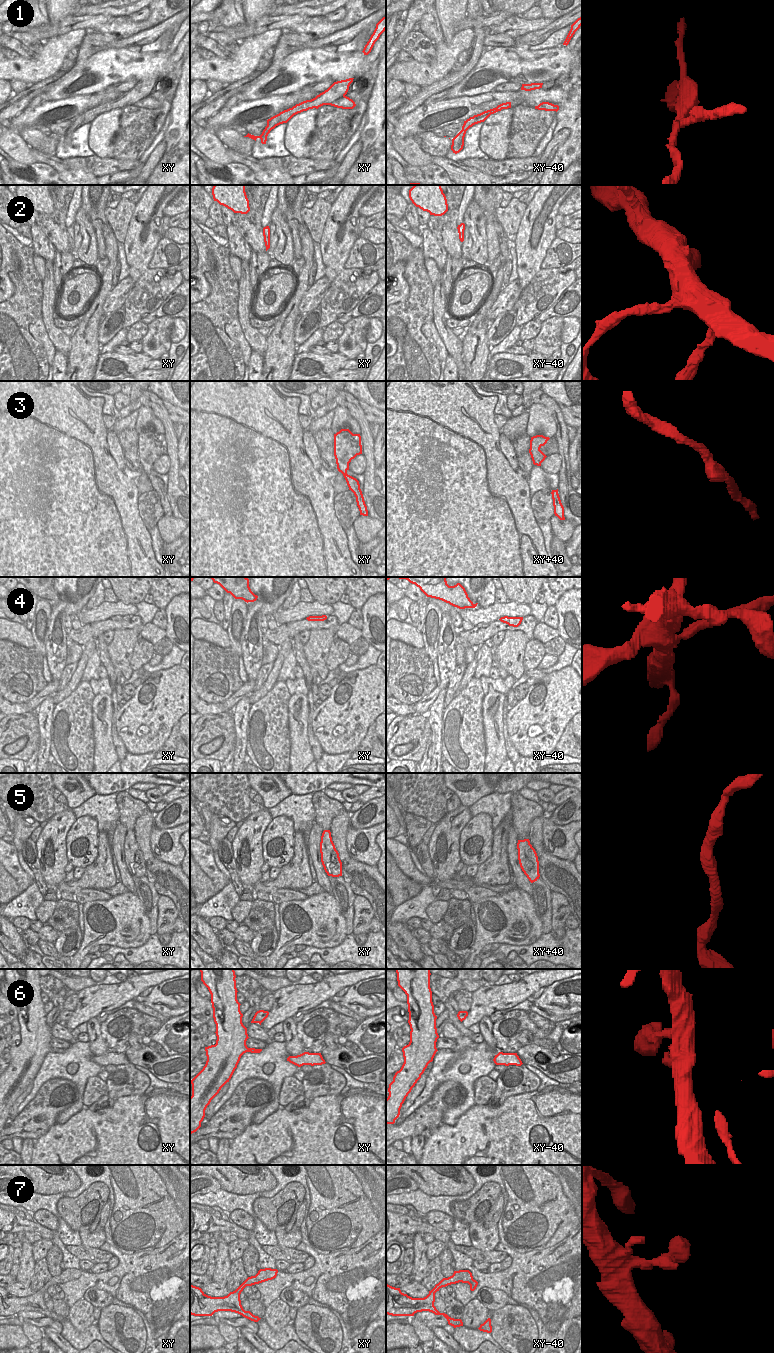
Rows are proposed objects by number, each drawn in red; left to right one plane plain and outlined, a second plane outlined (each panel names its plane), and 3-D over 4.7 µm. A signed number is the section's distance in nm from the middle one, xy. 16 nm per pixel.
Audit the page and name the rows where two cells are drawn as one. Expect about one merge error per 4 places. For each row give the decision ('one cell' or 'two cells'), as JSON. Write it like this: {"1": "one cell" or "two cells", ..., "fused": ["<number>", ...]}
{"1": "two cells", "2": "one cell", "3": "one cell", "4": "two cells", "5": "one cell", "6": "one cell", "7": "one cell", "fused": ["1", "4"]}

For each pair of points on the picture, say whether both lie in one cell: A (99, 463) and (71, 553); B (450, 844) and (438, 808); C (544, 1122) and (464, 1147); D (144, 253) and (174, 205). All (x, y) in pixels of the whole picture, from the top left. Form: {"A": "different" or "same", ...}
{"A": "same", "B": "different", "C": "same", "D": "different"}

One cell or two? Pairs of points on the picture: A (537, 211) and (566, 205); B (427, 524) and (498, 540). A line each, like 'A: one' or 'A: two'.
A: two
B: one

